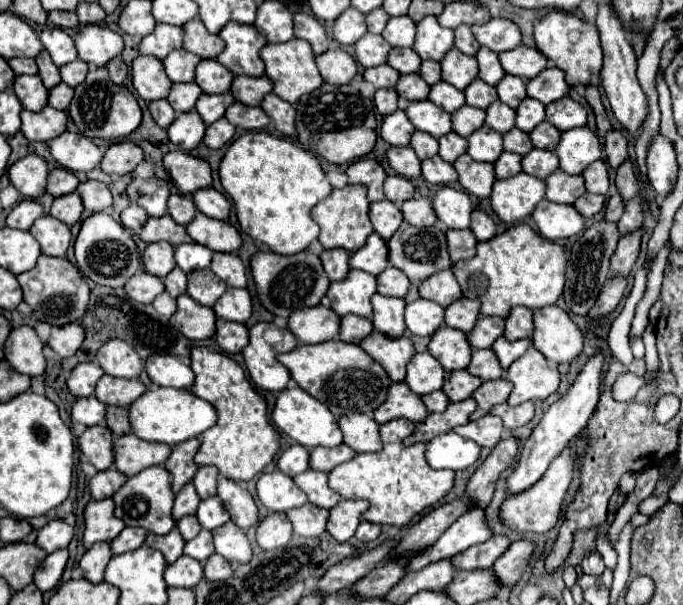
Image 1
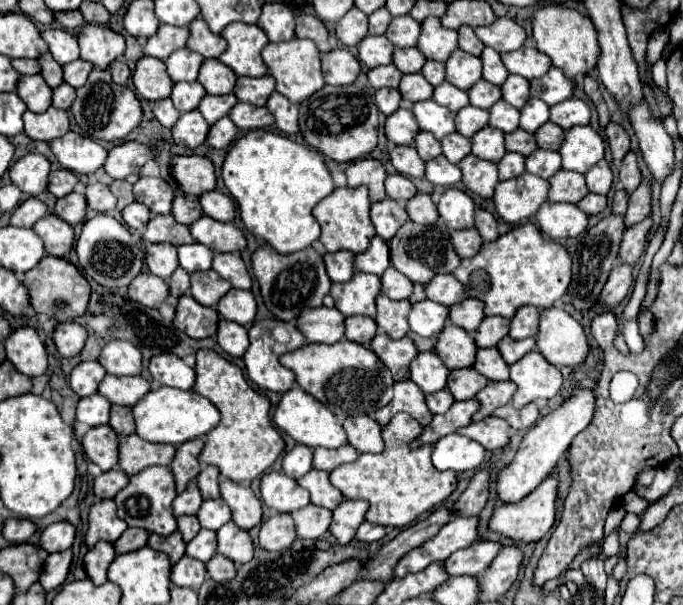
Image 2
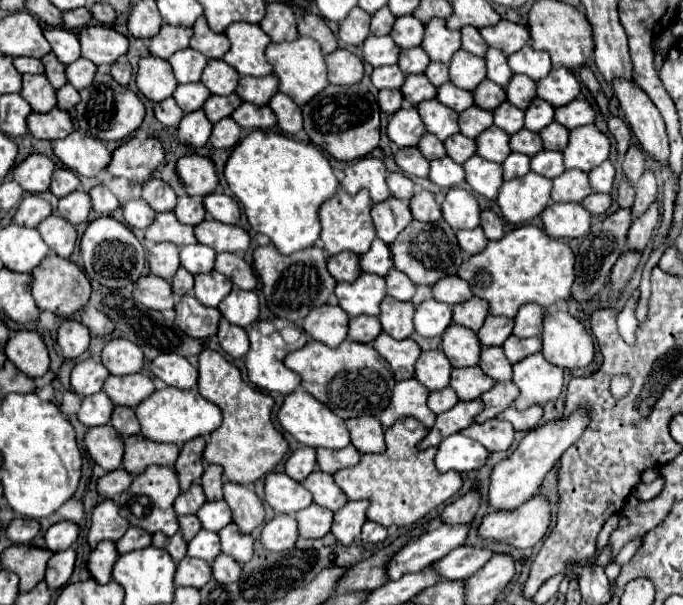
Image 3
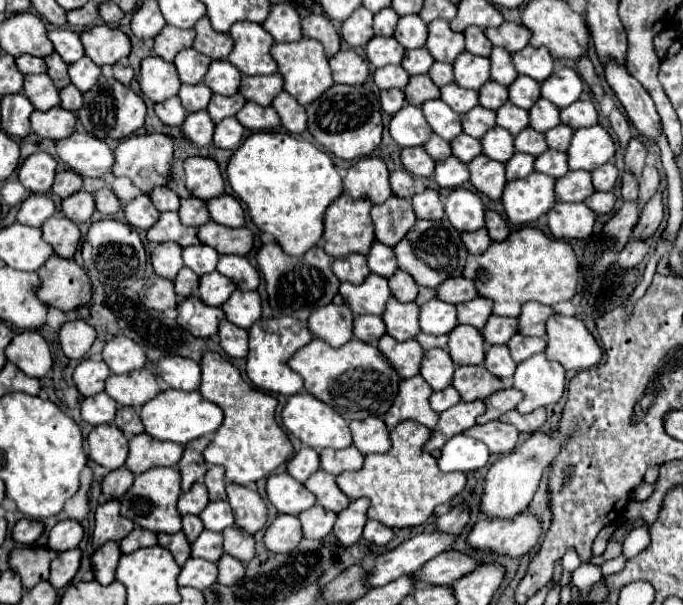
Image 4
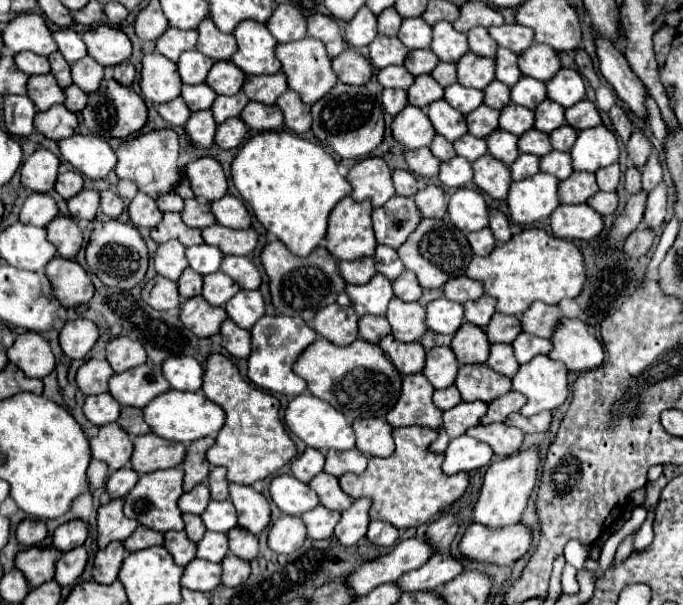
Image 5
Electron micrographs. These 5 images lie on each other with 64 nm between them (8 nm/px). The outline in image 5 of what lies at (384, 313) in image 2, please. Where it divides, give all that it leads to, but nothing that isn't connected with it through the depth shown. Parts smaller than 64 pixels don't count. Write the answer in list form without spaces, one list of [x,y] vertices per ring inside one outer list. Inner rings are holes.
[[[392,298],[386,314],[392,336],[400,342],[414,342],[426,332],[424,328],[424,308],[418,302],[402,302],[400,298]]]

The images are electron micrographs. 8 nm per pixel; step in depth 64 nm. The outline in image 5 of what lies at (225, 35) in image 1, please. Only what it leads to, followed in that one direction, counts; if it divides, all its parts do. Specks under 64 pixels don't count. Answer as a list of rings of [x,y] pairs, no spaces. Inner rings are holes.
[[[244,20],[234,30],[238,50],[232,62],[246,75],[275,74],[280,71],[280,62],[274,56],[276,38],[260,22]]]

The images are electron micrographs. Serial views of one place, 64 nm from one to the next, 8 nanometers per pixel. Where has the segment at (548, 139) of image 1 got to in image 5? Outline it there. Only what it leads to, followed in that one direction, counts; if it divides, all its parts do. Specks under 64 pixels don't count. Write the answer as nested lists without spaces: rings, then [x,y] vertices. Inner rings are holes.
[[[560,126],[554,132],[550,132],[550,144],[554,150],[570,152],[574,140],[576,140],[576,130],[572,126]]]

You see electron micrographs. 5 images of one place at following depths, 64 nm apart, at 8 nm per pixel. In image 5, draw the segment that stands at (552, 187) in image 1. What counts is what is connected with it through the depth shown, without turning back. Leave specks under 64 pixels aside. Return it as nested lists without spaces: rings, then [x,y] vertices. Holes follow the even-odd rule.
[[[572,172],[564,182],[558,184],[560,202],[564,204],[582,204],[598,192],[596,178],[590,172]]]

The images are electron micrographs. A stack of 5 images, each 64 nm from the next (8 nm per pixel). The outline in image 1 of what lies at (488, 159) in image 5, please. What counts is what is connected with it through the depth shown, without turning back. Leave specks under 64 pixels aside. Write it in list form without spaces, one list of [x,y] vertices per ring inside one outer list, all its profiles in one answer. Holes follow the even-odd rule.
[[[462,154],[454,164],[452,164],[458,172],[458,182],[460,186],[468,192],[474,194],[478,198],[488,198],[492,192],[492,184],[494,184],[494,172],[492,172],[492,164],[486,162],[476,162],[472,160],[468,154]]]

